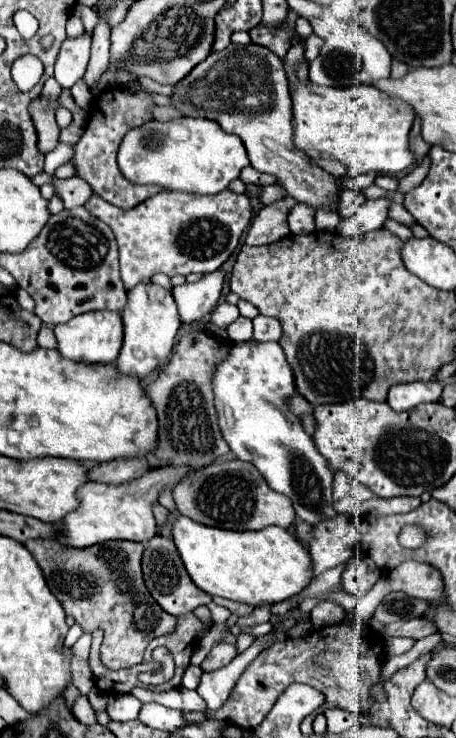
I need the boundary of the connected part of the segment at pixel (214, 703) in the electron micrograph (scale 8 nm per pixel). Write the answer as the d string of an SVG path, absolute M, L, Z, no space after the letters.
M259 636L255 638L255 642L251 644L249 650L245 650L241 656L237 656L231 664L227 664L225 668L217 670L217 672L209 672L201 676L201 684L199 684L199 694L207 700L207 710L215 712L221 708L221 704L229 698L235 682L239 680L241 672L245 670L245 666L265 648L269 648L273 644L271 636Z

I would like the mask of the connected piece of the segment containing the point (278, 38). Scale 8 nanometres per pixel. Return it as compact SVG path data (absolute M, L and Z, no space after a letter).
M289 12L289 24L285 24L285 28L261 28L261 26L255 26L249 36L251 36L251 42L253 44L259 44L259 46L265 46L269 48L271 52L275 52L281 60L285 60L285 54L289 50L289 38L291 34L295 32L295 20L299 16L295 12Z

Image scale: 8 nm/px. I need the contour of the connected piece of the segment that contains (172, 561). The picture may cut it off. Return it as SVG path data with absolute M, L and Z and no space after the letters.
M153 536L143 552L141 558L141 568L143 568L143 580L147 590L151 592L151 596L155 598L155 602L169 612L171 616L181 616L181 614L189 614L193 612L197 606L207 606L211 604L211 596L205 596L205 592L201 592L193 580L189 580L189 574L185 572L185 566L181 562L181 556L173 544L171 538L163 538L163 536Z

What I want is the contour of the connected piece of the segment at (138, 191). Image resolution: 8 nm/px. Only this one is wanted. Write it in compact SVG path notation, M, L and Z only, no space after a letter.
M113 86L105 92L101 92L95 102L95 108L89 108L89 120L85 126L85 132L81 140L73 146L75 148L75 166L77 166L77 176L81 176L85 182L91 184L91 188L101 196L105 202L119 206L119 208L135 208L149 196L155 196L157 192L163 192L161 186L137 186L129 184L129 180L119 172L117 166L117 152L119 144L125 138L125 134L137 126L143 126L145 122L153 120L151 108L155 106L153 98L145 90L133 90L133 88L121 88Z

